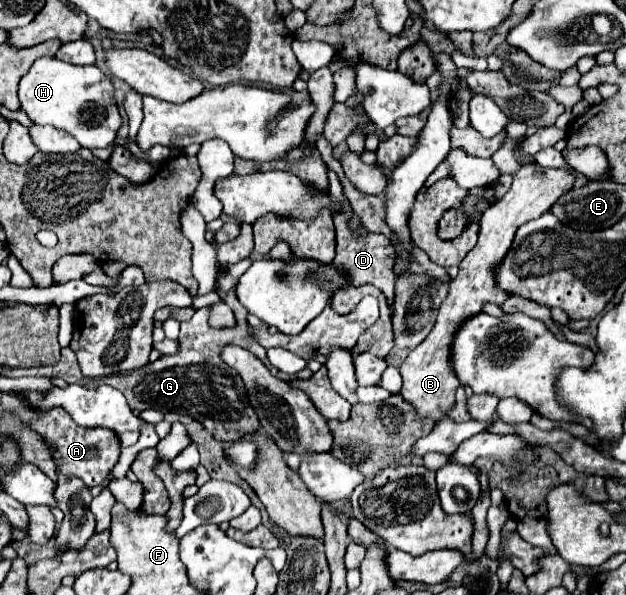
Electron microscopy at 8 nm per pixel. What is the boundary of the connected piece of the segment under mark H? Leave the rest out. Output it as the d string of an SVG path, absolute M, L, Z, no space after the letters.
M41 57L19 83L21 109L37 125L53 125L71 133L81 147L97 149L113 145L123 123L113 97L111 79L95 65L69 65L57 57Z

